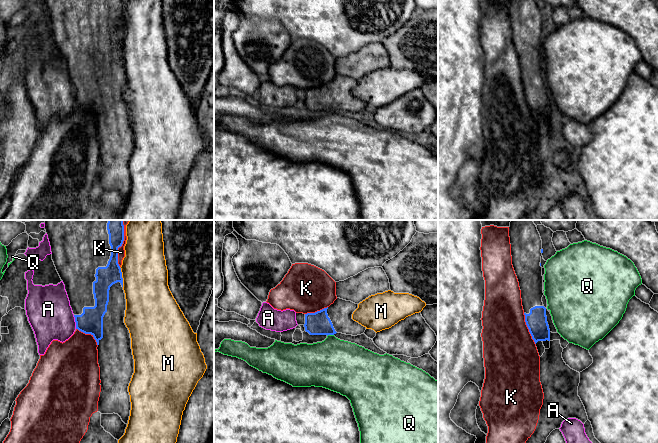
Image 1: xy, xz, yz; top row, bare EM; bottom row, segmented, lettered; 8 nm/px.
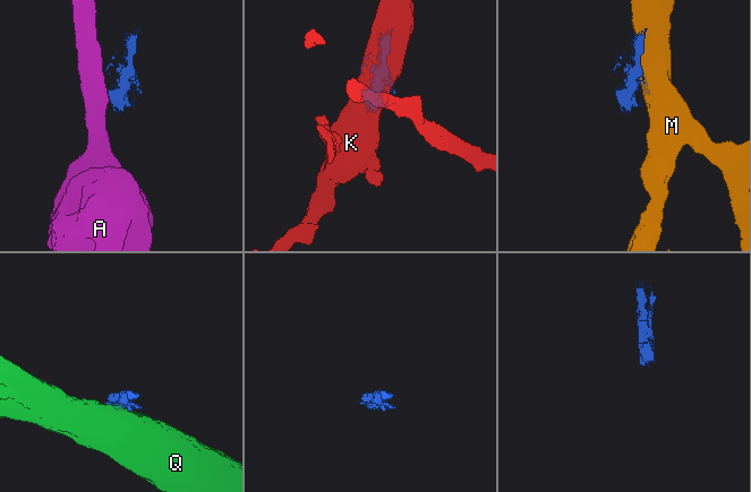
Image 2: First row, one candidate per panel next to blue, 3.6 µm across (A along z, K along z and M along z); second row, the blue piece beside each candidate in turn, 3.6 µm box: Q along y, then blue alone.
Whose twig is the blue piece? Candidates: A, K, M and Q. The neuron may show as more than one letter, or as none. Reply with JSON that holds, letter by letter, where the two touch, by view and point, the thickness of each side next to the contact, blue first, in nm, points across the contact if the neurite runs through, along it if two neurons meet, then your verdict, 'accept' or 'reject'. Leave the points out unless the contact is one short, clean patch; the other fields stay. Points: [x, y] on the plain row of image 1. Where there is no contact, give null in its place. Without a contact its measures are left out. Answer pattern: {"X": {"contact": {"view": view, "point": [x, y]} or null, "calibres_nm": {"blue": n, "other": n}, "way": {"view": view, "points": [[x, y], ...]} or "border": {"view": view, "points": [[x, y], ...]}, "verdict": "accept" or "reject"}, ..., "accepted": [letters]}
{"A": {"contact": {"view": "xy", "point": [75, 97]}, "calibres_nm": {"blue": 190, "other": 360}, "border": {"view": "xy", "points": [[73, 91], [76, 104]]}, "verdict": "reject"}, "K": {"contact": {"view": "xy", "point": [121, 21]}, "calibres_nm": {"blue": 160, "other": 60}, "verdict": "reject"}, "M": {"contact": {"view": "xy", "point": [121, 53]}, "calibres_nm": {"blue": 160, "other": 360}, "verdict": "reject"}, "Q": {"contact": {"view": "xz", "point": [330, 110]}, "calibres_nm": {"blue": 190, "other": 420}, "verdict": "reject"}, "accepted": []}

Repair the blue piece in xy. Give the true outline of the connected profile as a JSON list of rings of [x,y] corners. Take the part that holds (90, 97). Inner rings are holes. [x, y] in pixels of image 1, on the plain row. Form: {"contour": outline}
{"contour": [[[45,0],[45,6],[51,22],[52,36],[65,61],[72,84],[76,105],[91,110],[97,118],[98,140],[100,143],[101,168],[98,188],[101,190],[118,190],[127,200],[130,192],[131,178],[128,162],[134,149],[134,135],[131,114],[124,99],[126,75],[123,66],[123,54],[118,40],[118,24],[124,17],[123,0]]]}

